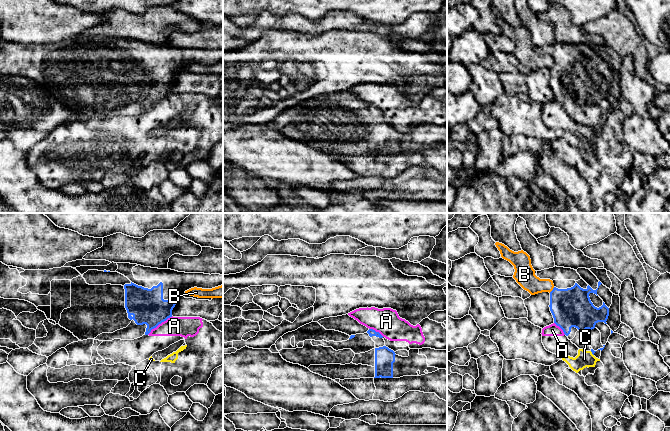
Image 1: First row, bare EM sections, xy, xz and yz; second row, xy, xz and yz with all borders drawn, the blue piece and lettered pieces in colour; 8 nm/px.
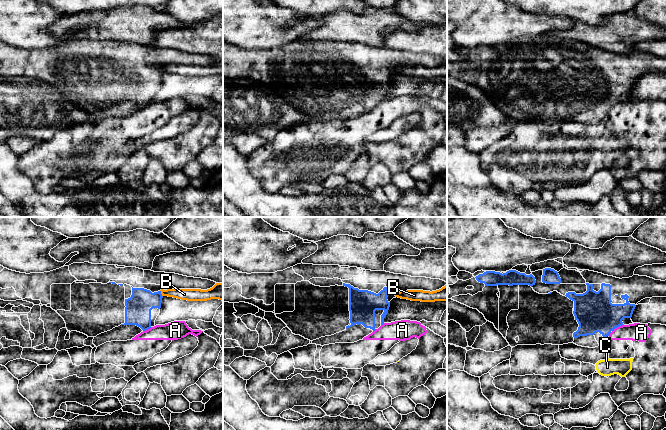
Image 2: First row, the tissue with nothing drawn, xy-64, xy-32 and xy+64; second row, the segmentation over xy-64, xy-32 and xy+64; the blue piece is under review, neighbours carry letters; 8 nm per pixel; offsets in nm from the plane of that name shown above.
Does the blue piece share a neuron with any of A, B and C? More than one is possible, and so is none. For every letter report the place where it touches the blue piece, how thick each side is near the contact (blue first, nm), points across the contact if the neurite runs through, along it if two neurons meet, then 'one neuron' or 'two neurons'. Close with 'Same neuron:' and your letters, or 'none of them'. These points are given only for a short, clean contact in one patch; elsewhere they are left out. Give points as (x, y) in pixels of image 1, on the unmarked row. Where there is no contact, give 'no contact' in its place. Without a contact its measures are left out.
A: meets blue in xy at (159, 99); 280 nm thick on the blue side, 160 nm on the other; two neurons
B: meets blue in yz at (552, 66); 320 nm thick on the blue side, 160 nm on the other; border along yz (554, 63), (549, 68); two neurons
C: meets blue in yz at (592, 129); 20 nm thick on the blue side, 130 nm on the other; border along yz (590, 127), (593, 131); two neurons
Same neuron: none of them

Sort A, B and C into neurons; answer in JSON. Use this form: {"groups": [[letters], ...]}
{"groups": [["A", "C"], ["B"]]}

